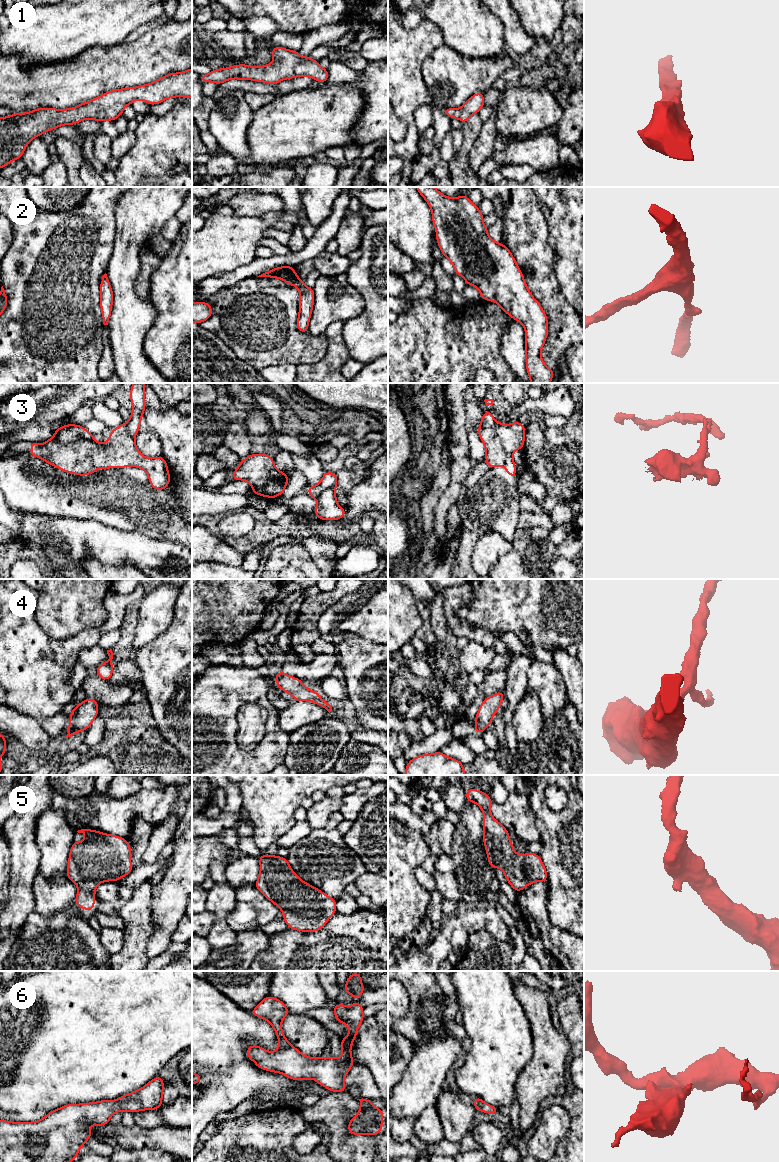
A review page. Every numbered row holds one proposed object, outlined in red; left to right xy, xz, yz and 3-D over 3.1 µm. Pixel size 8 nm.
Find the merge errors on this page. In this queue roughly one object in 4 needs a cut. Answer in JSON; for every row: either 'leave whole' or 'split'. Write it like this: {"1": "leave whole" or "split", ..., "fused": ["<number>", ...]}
{"1": "leave whole", "2": "leave whole", "3": "split", "4": "leave whole", "5": "leave whole", "6": "leave whole", "fused": ["3"]}

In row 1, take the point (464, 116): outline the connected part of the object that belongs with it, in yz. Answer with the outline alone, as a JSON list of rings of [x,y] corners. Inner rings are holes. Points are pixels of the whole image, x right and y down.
[[[478,92],[471,96],[461,108],[445,108],[442,111],[450,118],[458,118],[464,124],[473,114],[478,113],[484,105],[484,95],[482,92]]]

